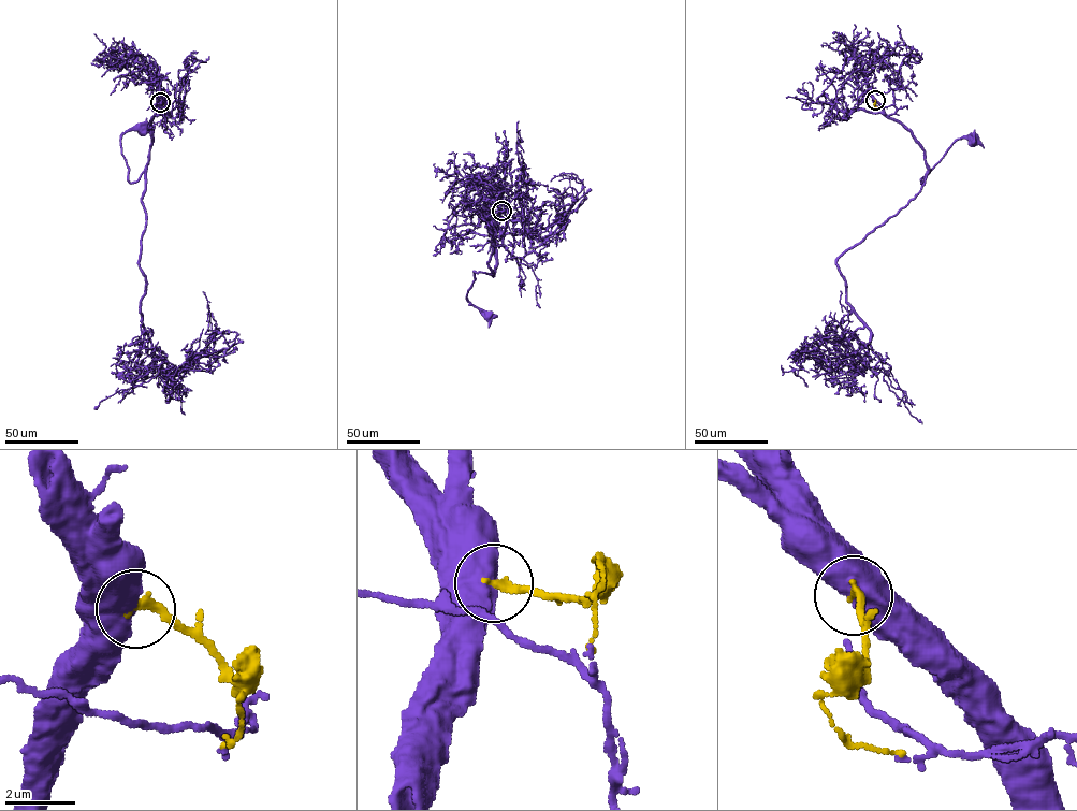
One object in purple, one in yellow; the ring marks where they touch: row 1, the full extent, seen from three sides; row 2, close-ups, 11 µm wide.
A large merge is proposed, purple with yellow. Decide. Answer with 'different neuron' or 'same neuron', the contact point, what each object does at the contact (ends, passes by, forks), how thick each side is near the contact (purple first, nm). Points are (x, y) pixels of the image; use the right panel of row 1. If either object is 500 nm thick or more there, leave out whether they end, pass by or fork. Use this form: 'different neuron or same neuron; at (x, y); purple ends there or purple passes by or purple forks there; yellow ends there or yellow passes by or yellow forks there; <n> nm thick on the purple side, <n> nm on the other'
different neuron; at (875, 100); 850 nm thick on the purple side, 240 nm on the other

